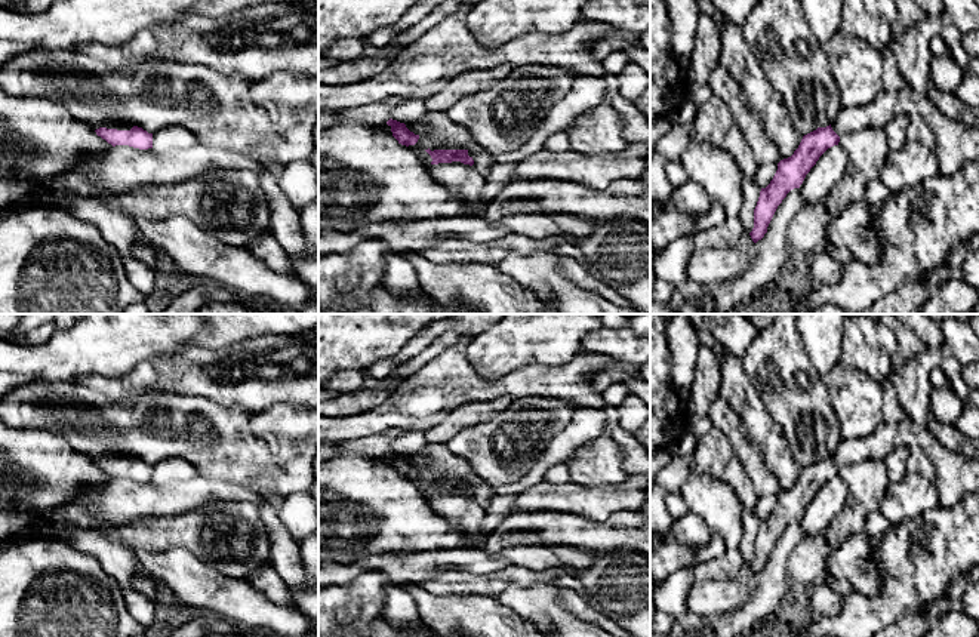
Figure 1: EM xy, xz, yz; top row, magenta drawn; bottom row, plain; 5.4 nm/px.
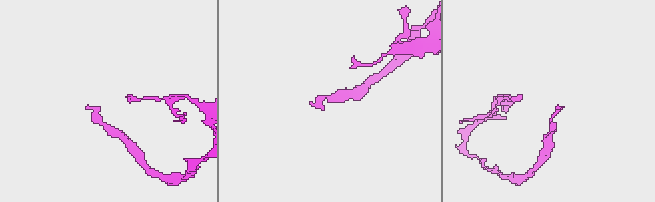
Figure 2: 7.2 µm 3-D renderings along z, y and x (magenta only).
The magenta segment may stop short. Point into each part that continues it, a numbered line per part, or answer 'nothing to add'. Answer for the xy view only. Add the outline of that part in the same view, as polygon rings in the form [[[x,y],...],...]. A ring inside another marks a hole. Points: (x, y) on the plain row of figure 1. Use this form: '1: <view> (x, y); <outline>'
1: xy (120, 457); [[[129,453],[105,455],[102,459],[117,461],[117,462],[130,462],[135,456]]]

